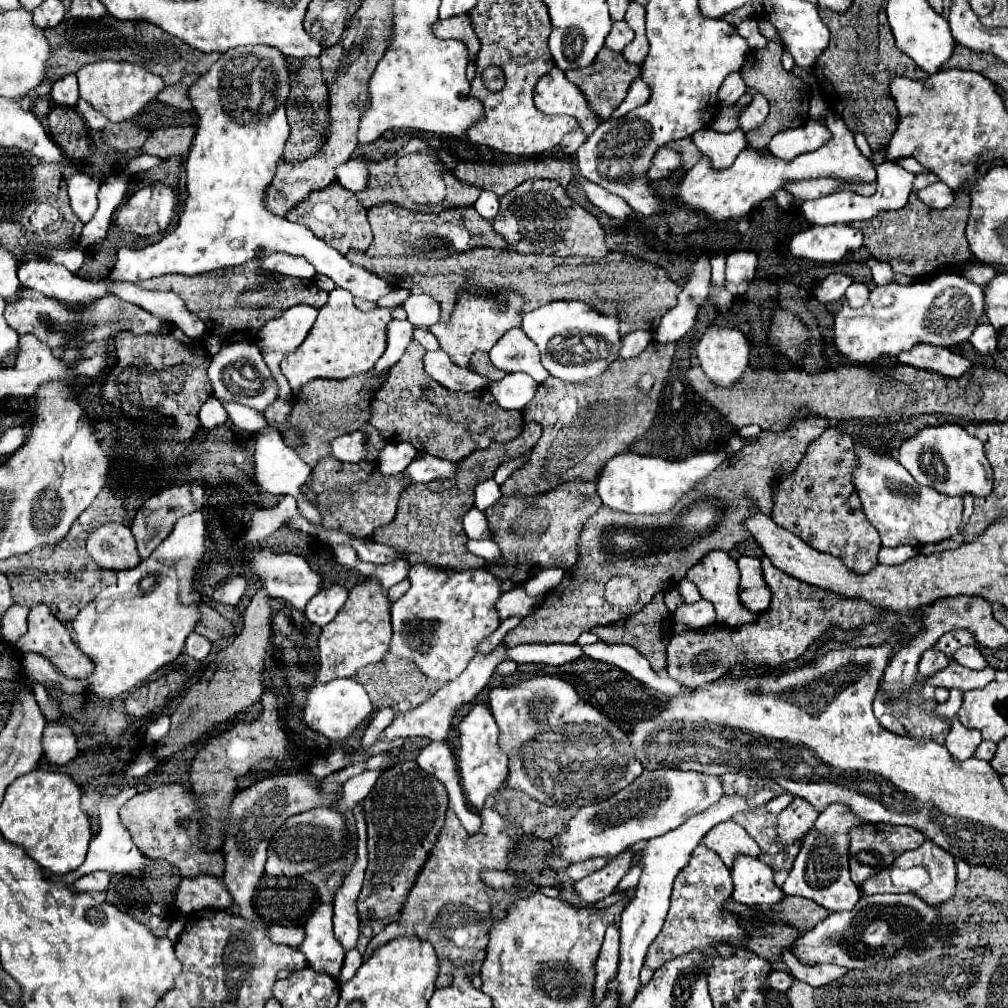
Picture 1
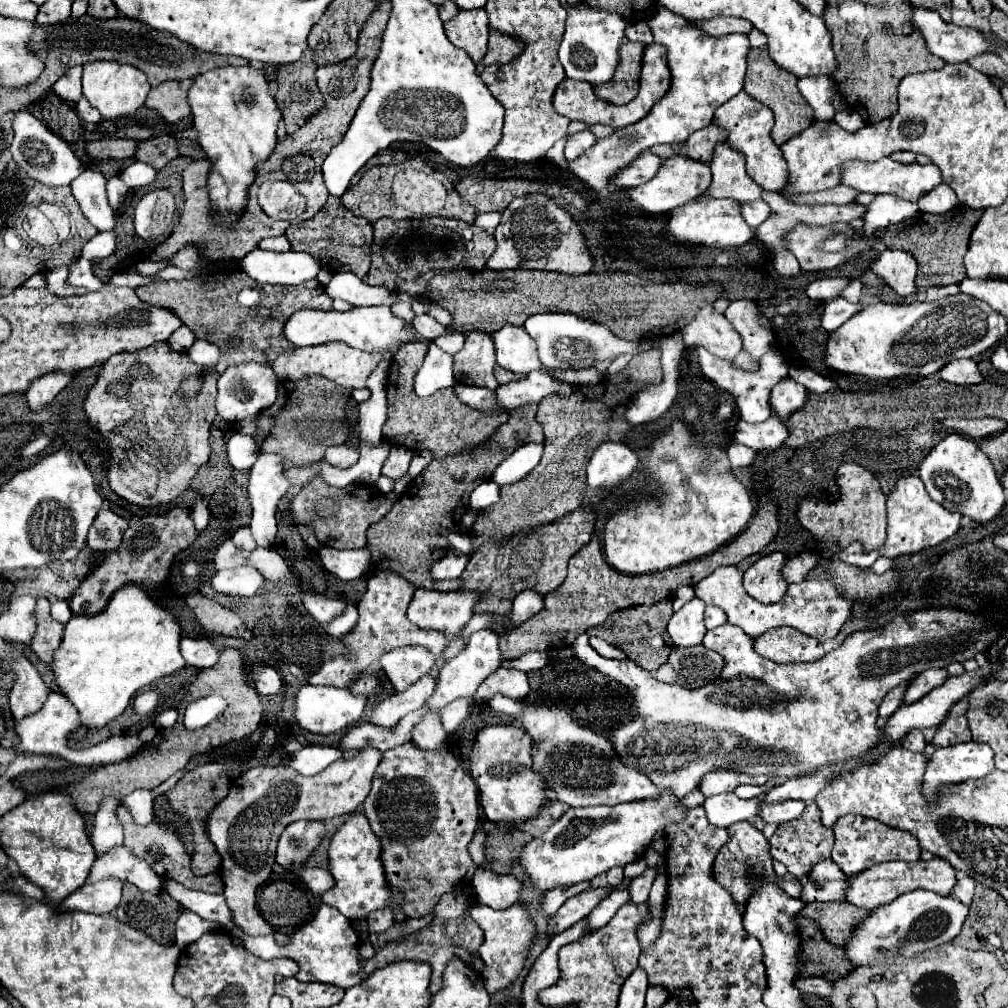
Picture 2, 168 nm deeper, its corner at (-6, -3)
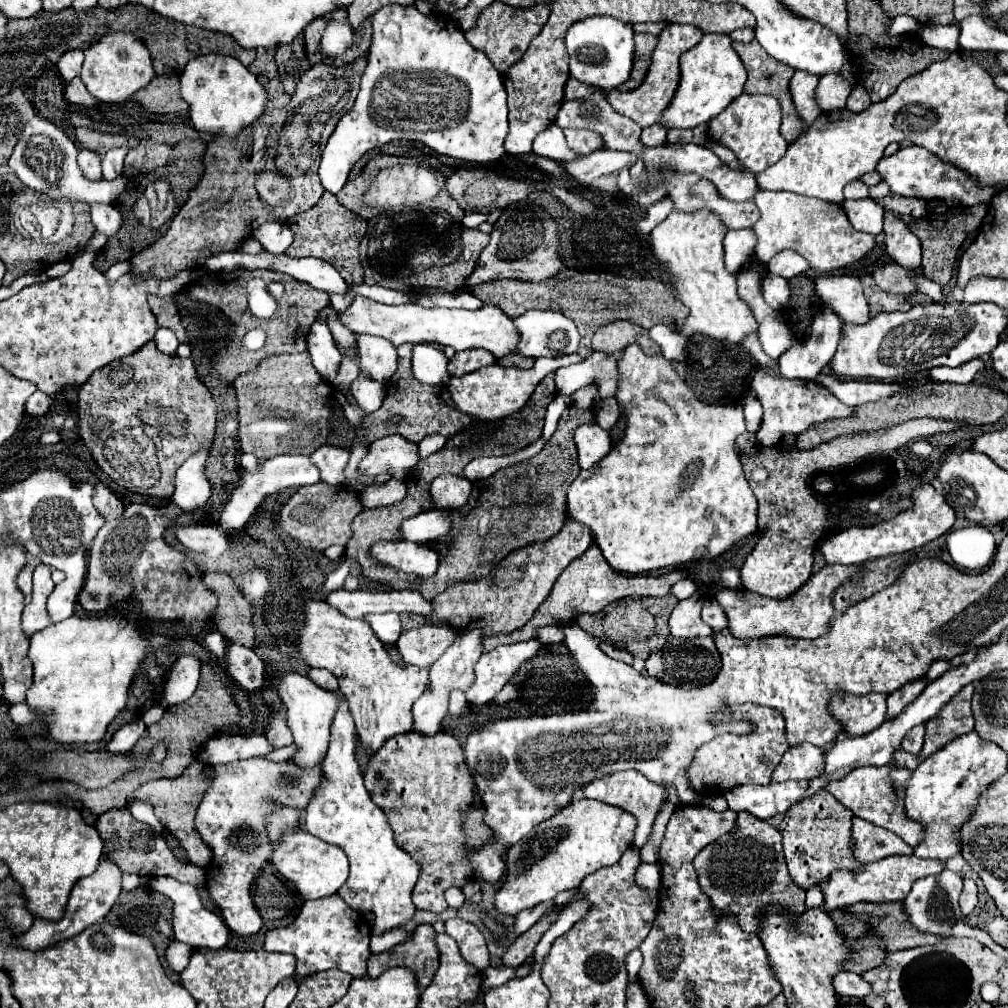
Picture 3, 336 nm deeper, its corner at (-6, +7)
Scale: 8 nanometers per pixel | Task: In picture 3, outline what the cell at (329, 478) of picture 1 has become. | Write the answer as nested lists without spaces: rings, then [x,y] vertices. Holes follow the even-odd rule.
[[[317,482],[311,486],[299,488],[289,498],[289,502],[283,506],[279,514],[279,524],[283,532],[299,540],[301,544],[311,546],[315,550],[325,550],[331,544],[345,546],[351,540],[351,522],[359,512],[363,512],[363,504],[357,492],[347,490],[347,486],[343,484],[331,486],[325,482]]]

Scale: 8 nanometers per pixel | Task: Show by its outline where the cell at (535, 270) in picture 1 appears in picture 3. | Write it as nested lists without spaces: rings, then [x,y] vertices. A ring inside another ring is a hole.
[[[563,270],[553,278],[543,282],[523,282],[515,278],[501,278],[479,286],[465,288],[469,294],[479,298],[483,306],[499,306],[509,318],[517,318],[529,308],[553,308],[567,314],[567,318],[583,324],[605,326],[617,320],[629,320],[643,328],[653,328],[655,324],[671,326],[679,330],[683,318],[687,316],[687,306],[677,300],[675,290],[669,282],[655,278],[625,278],[615,274],[585,274],[577,270]]]

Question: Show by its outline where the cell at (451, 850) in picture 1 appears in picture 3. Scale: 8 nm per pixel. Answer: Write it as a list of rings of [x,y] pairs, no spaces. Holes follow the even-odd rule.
[[[421,924],[415,928],[413,936],[395,946],[393,950],[371,954],[367,960],[367,976],[377,978],[383,970],[393,966],[407,966],[415,970],[419,986],[427,988],[439,968],[439,948],[435,942],[435,928],[431,924]]]

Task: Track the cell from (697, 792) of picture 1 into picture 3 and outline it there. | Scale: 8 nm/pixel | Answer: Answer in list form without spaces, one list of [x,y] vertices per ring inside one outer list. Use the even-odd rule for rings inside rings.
[[[587,798],[571,802],[569,806],[561,808],[555,816],[535,826],[531,834],[527,834],[525,838],[521,838],[517,844],[511,846],[507,854],[507,868],[509,868],[507,882],[495,896],[495,908],[503,914],[519,914],[525,908],[533,908],[535,904],[555,898],[563,890],[577,888],[587,874],[593,874],[599,868],[607,868],[619,862],[623,852],[633,846],[635,828],[637,828],[637,818],[623,808],[617,808],[599,800],[587,800]]]

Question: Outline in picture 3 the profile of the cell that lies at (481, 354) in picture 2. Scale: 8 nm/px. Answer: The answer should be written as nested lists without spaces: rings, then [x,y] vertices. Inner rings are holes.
[[[469,348],[469,350],[455,352],[455,356],[449,360],[449,374],[463,376],[491,364],[495,364],[495,356],[491,356],[491,352],[483,348]]]

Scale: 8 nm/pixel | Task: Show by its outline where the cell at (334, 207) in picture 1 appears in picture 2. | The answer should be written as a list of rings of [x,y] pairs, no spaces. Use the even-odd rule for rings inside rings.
[[[331,196],[327,200],[327,204],[311,218],[301,222],[297,228],[287,228],[285,236],[291,242],[291,248],[295,252],[307,252],[309,256],[315,256],[315,260],[319,260],[321,266],[325,266],[327,270],[335,272],[353,272],[355,276],[359,276],[361,280],[367,276],[369,272],[369,264],[371,264],[371,242],[373,242],[373,226],[363,220],[363,218],[339,218],[341,216],[341,208],[337,208],[341,204],[339,198]]]

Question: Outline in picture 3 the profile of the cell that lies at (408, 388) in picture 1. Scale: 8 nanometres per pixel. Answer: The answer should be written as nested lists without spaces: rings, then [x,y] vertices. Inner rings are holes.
[[[403,344],[397,348],[399,354],[399,366],[397,372],[385,382],[385,400],[383,406],[375,412],[371,412],[367,416],[367,426],[369,426],[369,438],[377,440],[389,434],[399,434],[403,438],[407,438],[409,442],[419,444],[425,436],[429,434],[441,434],[441,436],[453,436],[461,430],[465,430],[473,418],[469,414],[463,414],[461,410],[457,410],[457,406],[451,400],[451,394],[447,390],[447,386],[441,384],[421,384],[415,382],[413,374],[411,374],[411,354],[413,354],[413,344]],[[393,416],[401,416],[399,424],[391,424]]]

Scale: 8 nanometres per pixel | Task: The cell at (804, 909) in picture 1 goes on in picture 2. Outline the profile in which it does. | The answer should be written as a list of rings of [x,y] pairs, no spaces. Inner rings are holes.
[[[845,902],[807,904],[801,912],[801,916],[819,922],[825,938],[835,946],[847,944],[851,928],[855,928],[855,924],[859,924],[859,920],[865,920],[869,914],[871,912],[867,912],[865,908],[855,908]]]

